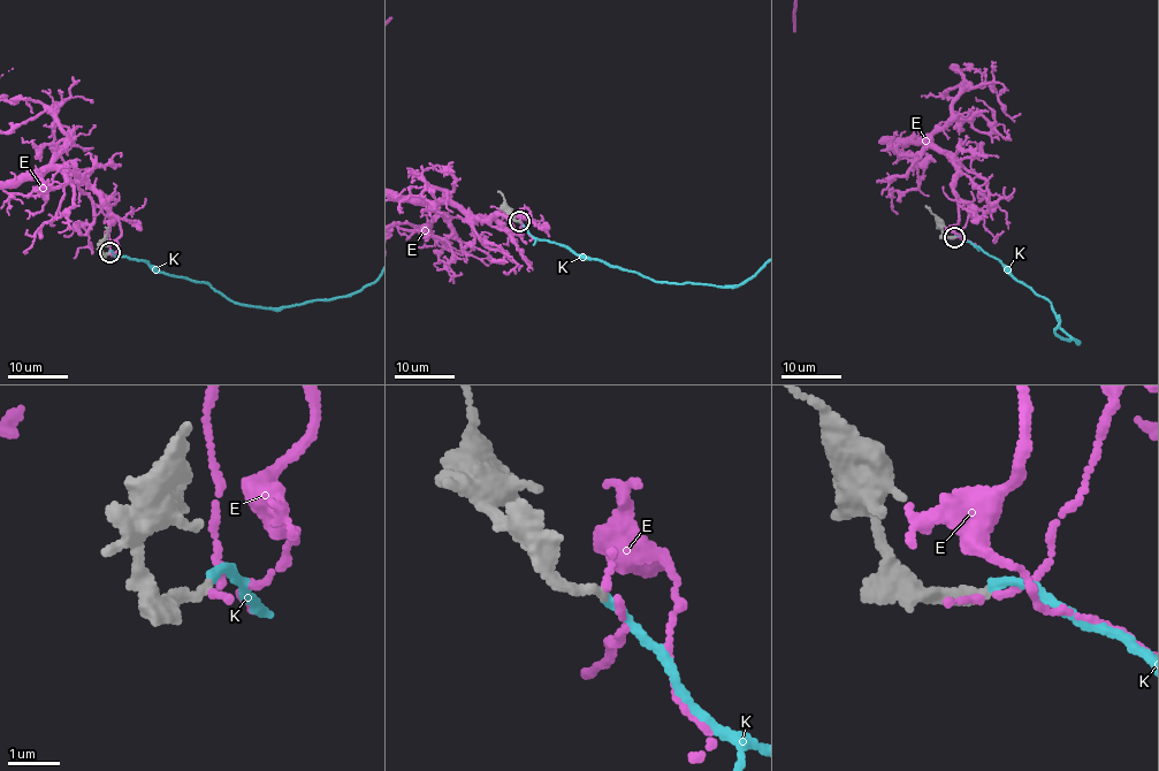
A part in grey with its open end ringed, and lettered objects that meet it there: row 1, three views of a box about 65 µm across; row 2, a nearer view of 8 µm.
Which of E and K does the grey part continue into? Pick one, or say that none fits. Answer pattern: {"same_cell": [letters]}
{"same_cell": ["K"]}

